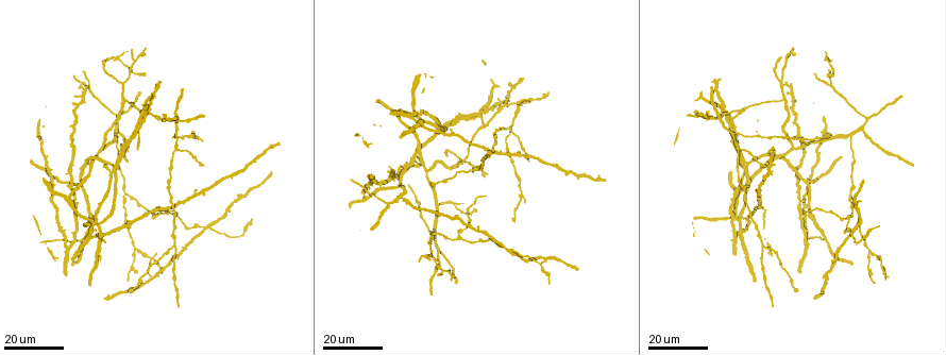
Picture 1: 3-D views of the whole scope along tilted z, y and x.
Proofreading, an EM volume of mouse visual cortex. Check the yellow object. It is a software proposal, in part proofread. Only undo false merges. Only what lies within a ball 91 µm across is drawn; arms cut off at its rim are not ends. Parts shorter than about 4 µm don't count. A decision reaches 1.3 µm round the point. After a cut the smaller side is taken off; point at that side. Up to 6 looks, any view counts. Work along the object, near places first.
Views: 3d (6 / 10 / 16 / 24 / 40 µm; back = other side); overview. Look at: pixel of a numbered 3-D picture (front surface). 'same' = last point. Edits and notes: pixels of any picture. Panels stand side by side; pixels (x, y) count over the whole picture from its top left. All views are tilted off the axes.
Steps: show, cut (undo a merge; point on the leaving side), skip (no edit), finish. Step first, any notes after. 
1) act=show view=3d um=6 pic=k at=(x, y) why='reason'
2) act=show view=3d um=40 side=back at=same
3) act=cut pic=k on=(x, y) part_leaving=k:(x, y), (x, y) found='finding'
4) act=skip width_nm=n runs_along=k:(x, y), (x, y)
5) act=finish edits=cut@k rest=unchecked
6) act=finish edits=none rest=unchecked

act=show view=3d um=24 pic=1 at=(831, 84) why='a fork'

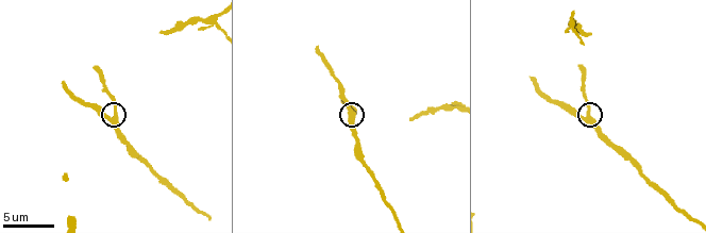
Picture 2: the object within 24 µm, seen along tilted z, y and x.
act=show view=3d um=10 pic=2 at=(115, 117)

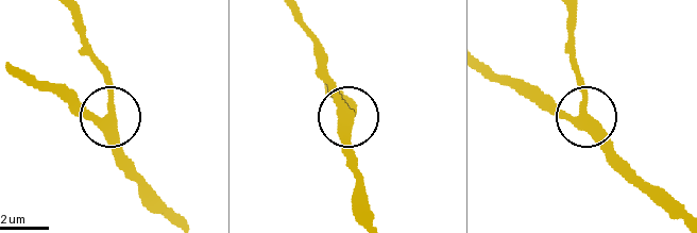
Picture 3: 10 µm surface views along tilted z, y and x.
act=skip runs_along=3:(369, 213), (350, 146), (346, 105), (316, 70) found='one neuron here'

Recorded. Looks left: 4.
act=show view=3d um=24 pic=1 at=(432, 234) why='a fork'

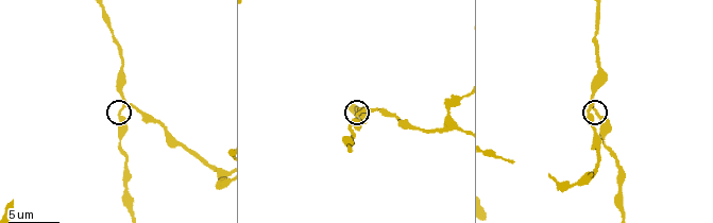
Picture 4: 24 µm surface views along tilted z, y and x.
act=show view=3d um=10 pic=4 at=(127, 103)

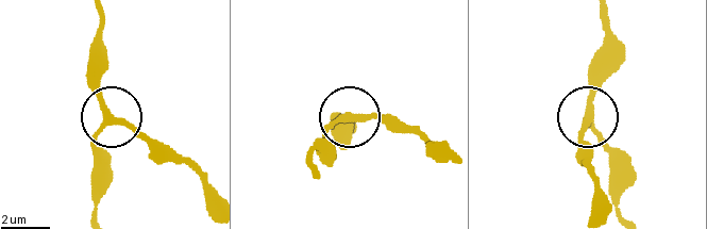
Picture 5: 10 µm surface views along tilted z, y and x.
act=show view=3d um=6 pic=5 at=(110, 122) why='zoom in'

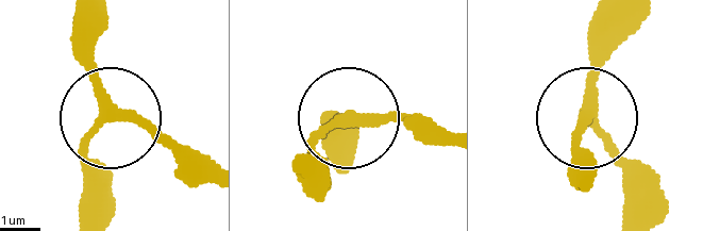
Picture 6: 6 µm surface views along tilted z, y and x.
act=skip side_arm_um=39 found='one neuron here'

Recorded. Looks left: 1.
act=show view=3d um=6 pic=4 at=(584, 178) why='three-way junction'

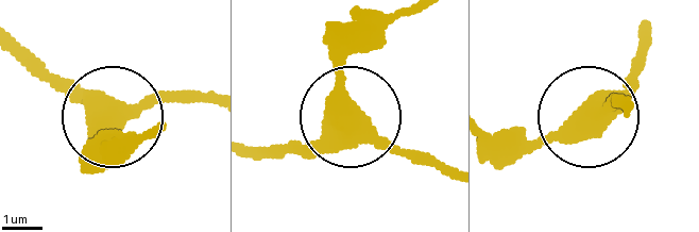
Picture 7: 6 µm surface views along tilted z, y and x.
act=skip side_arm_um=21 found='one neuron here'

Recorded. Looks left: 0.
act=finish edits=none rest=unchecked

